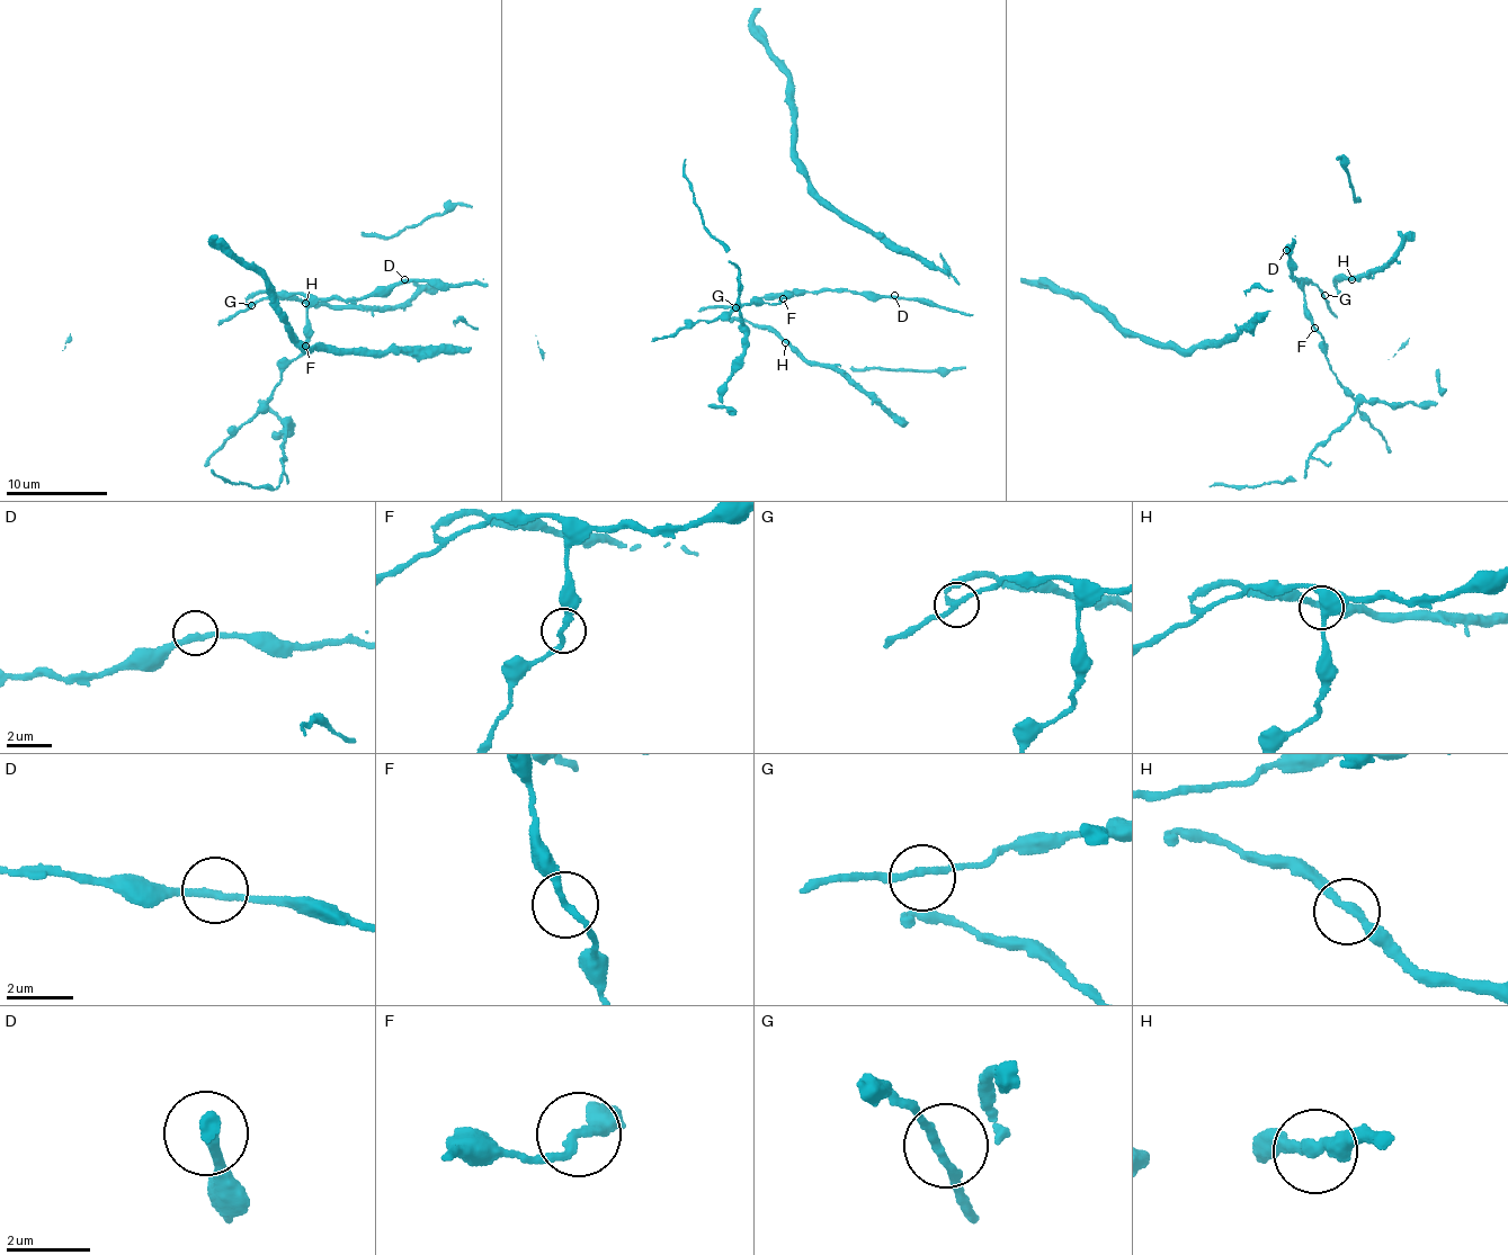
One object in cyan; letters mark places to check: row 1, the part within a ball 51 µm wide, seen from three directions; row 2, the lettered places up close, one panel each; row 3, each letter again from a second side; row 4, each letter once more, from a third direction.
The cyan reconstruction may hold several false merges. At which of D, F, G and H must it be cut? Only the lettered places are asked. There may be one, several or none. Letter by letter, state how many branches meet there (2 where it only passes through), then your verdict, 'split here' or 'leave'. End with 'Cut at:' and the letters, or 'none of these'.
D: branches 2; leave
F: branches 2; leave
G: branches 2; leave
H: branches 2; leave
Cut at: none of these

